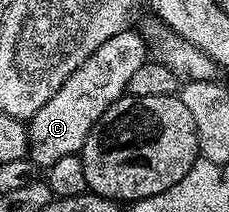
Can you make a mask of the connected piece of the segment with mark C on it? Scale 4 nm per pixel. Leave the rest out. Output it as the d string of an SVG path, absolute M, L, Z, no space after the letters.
M127 28L119 35L111 35L111 39L107 39L107 43L103 43L103 47L99 47L99 51L95 51L95 55L91 55L91 59L83 63L83 67L75 70L63 83L63 87L59 87L59 91L55 91L55 95L51 95L51 99L47 99L47 103L43 103L43 107L39 107L39 111L35 111L35 115L29 118L29 160L34 161L38 167L47 167L55 163L55 159L80 154L83 143L87 143L87 135L91 135L91 127L99 123L103 111L107 111L111 103L126 96L131 75L135 75L135 71L139 71L139 67L143 67L146 60L147 46L140 32Z

